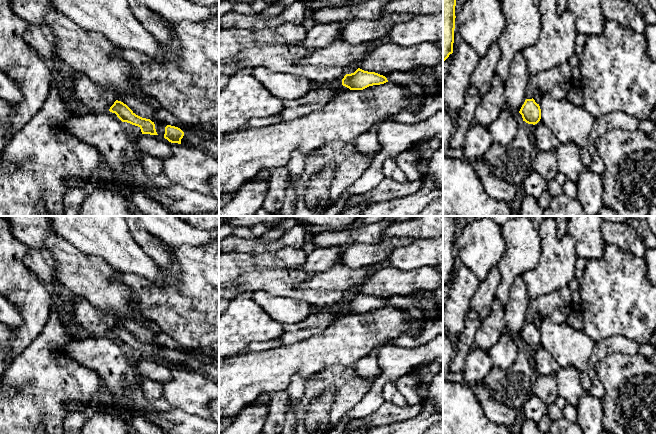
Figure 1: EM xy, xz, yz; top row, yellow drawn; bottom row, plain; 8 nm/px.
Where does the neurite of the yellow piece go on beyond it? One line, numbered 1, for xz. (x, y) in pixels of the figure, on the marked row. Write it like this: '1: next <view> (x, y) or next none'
1: next none

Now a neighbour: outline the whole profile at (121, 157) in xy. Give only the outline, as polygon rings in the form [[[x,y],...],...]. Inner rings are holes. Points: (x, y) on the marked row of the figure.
[[[112,112],[88,114],[85,116],[70,116],[66,122],[56,127],[57,130],[71,134],[75,138],[91,144],[101,154],[105,171],[113,174],[120,180],[138,185],[153,187],[152,179],[144,172],[141,159],[145,156],[134,141],[130,140],[124,129],[123,122],[114,117]]]

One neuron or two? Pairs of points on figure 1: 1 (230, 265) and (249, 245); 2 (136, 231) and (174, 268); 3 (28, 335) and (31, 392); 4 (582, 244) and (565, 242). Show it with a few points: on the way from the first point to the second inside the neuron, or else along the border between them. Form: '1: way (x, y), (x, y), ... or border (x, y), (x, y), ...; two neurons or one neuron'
1: border (266, 252), (258, 254), (229, 253); two neurons
2: way (145, 240), (165, 259); one neuron
3: border (43, 327), (40, 334), (16, 355); two neurons
4: border (567, 232), (574, 241), (574, 251), (578, 256); two neurons

